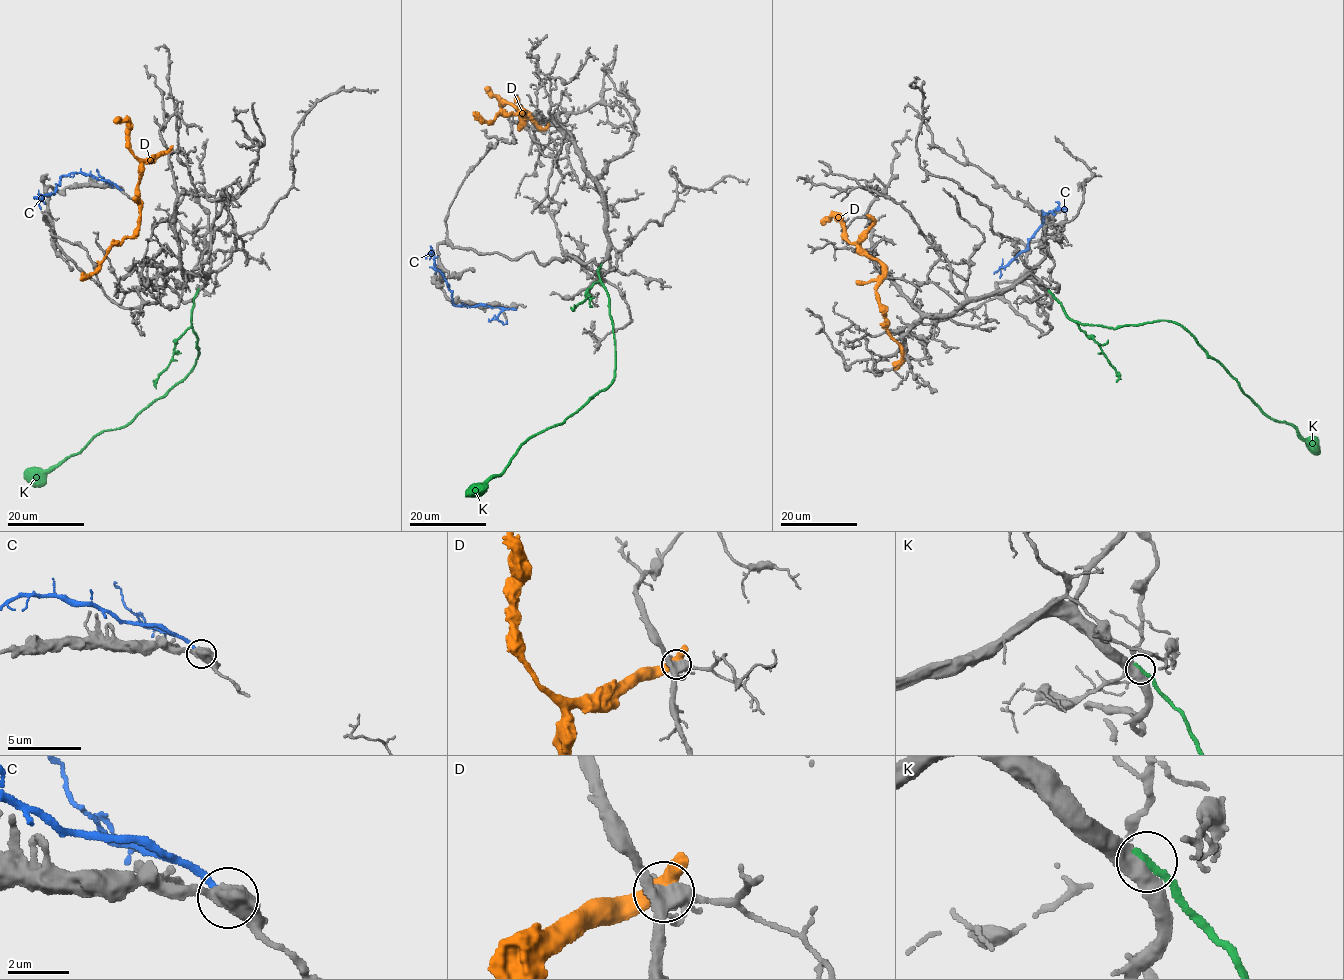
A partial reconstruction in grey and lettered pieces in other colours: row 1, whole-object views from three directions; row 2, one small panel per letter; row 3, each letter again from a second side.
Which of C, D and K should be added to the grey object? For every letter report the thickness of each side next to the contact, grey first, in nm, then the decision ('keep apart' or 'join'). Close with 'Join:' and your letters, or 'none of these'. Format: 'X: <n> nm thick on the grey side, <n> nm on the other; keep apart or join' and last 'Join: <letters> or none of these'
C: 550 nm thick on the grey side, 280 nm on the other; keep apart
D: 460 nm thick on the grey side, 500 nm on the other; keep apart
K: 440 nm thick on the grey side, 320 nm on the other; join
Join: K

